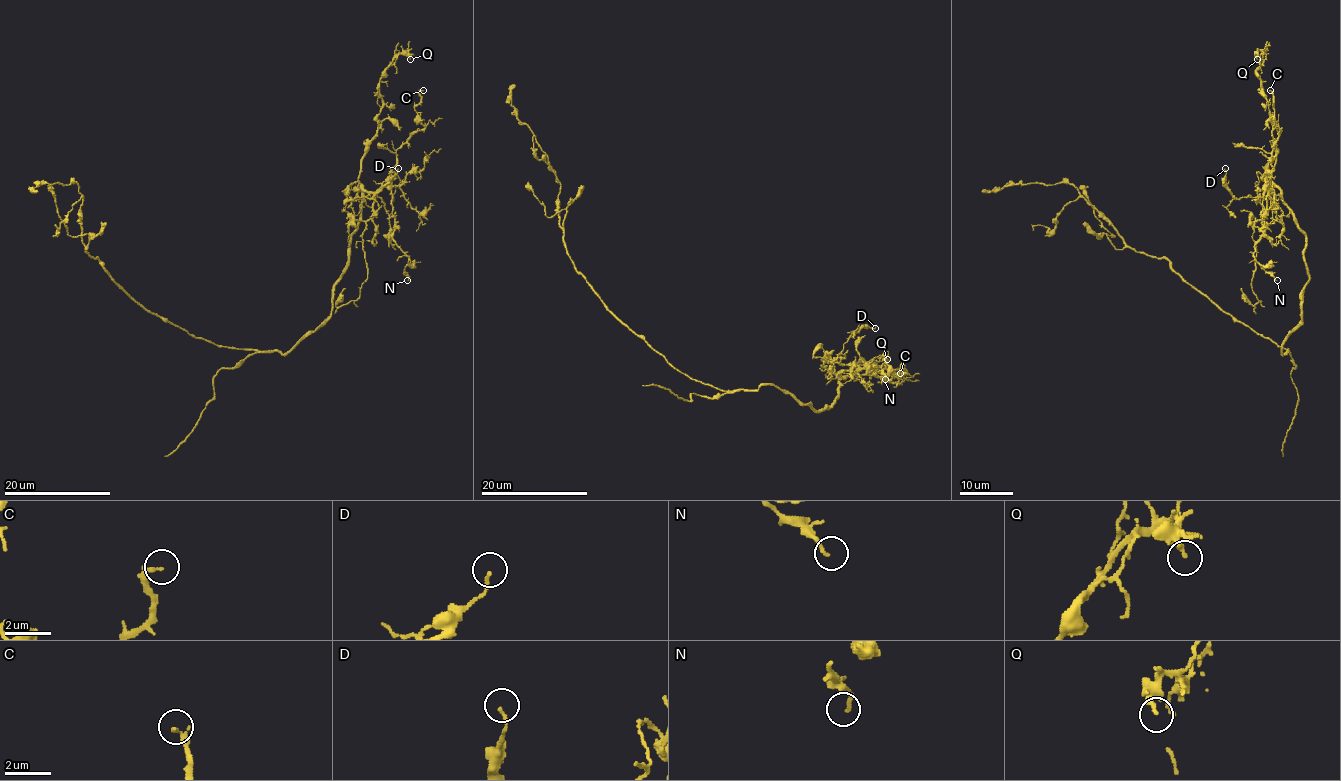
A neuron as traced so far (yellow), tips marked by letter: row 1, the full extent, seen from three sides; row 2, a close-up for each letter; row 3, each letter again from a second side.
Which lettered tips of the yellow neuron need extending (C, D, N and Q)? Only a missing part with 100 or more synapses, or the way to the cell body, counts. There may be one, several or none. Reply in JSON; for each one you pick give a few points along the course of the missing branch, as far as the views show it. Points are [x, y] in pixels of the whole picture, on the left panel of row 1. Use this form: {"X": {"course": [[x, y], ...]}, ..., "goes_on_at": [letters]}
{"goes_on_at": []}

